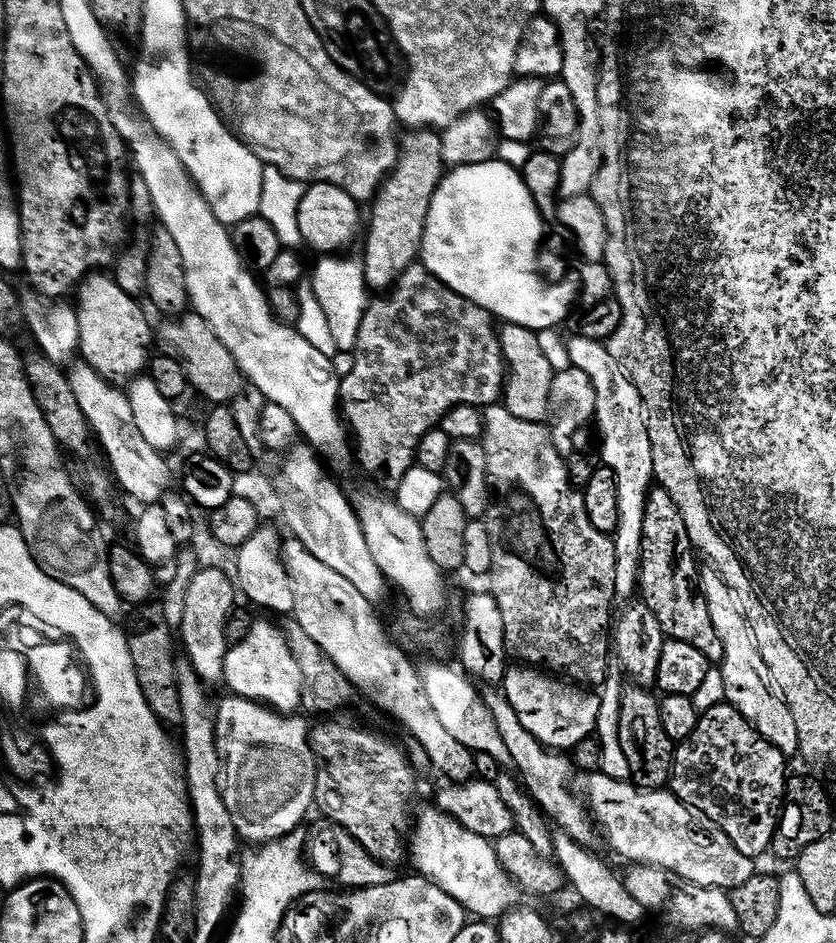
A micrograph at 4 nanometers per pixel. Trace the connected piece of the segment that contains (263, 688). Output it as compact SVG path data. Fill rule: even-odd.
M260 617L253 619L246 636L227 649L223 658L222 679L233 695L258 700L275 711L288 714L300 705L302 674L276 622Z

